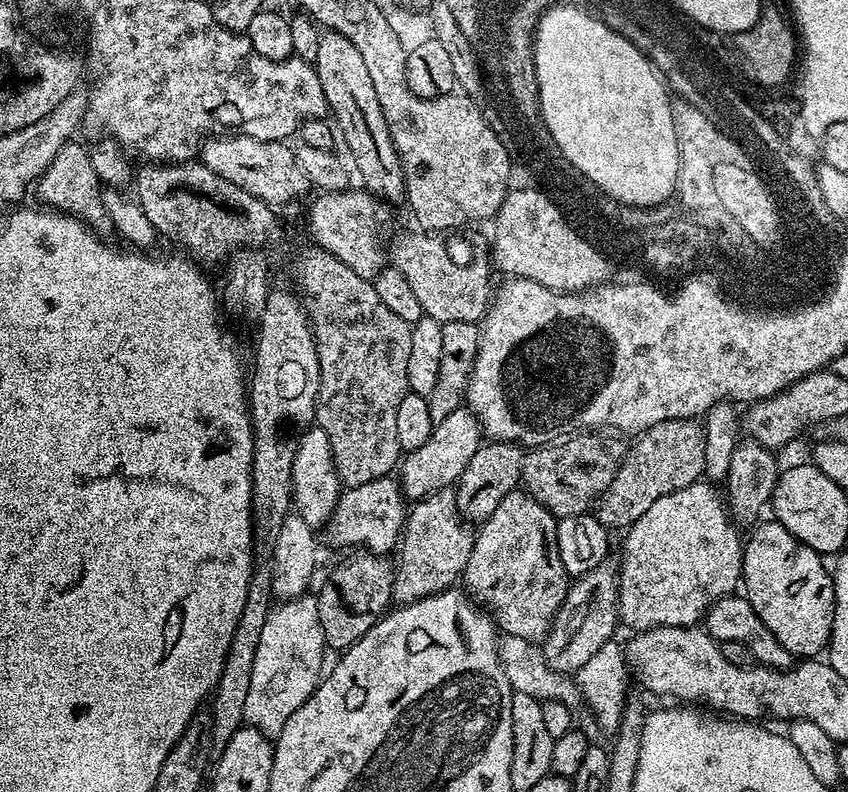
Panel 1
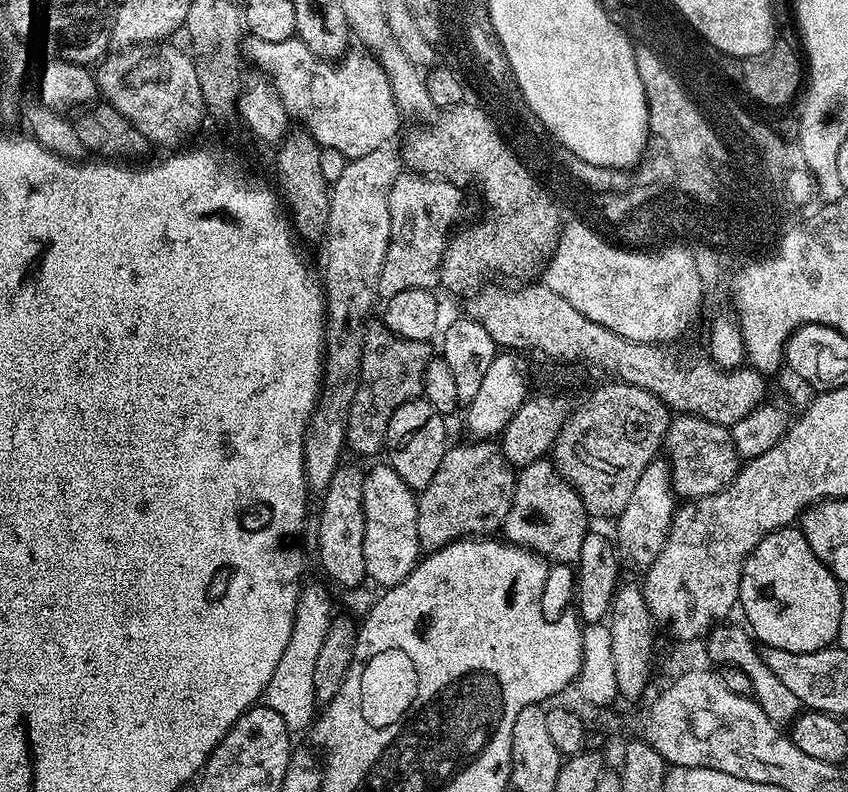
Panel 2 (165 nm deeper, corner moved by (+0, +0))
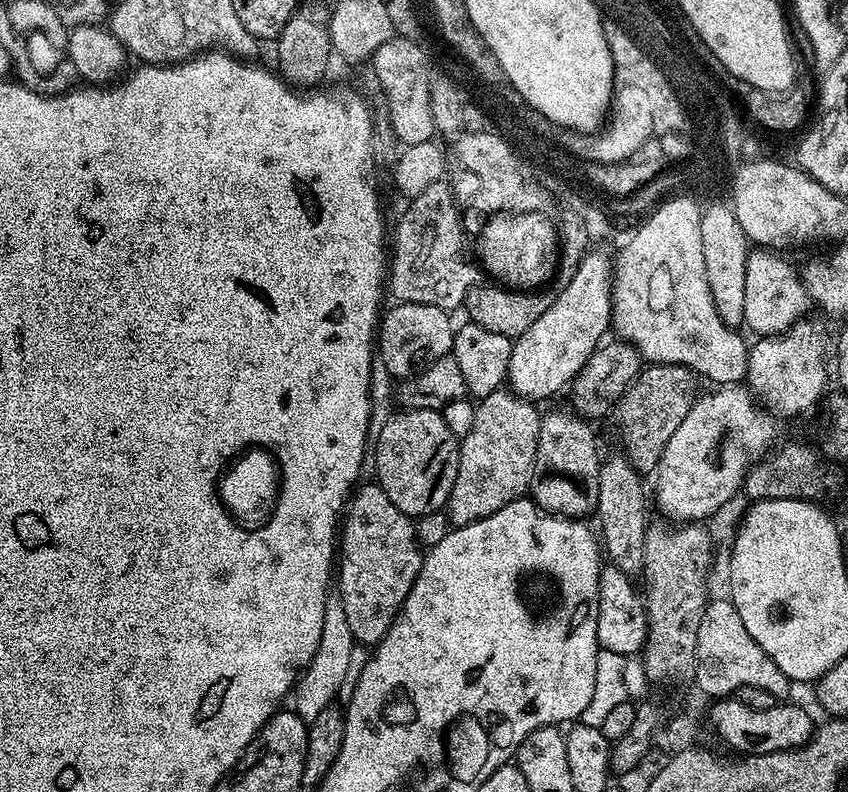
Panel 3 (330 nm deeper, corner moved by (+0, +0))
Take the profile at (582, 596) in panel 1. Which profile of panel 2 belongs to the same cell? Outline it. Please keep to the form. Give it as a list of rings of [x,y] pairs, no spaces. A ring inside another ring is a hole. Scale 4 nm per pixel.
[[[655,458],[650,461],[638,479],[638,484],[631,491],[630,502],[620,512],[616,524],[615,543],[618,552],[625,561],[628,560],[639,570],[646,570],[662,554],[662,546],[666,546],[668,533],[672,530],[672,517],[678,507],[678,497],[672,490],[672,471],[668,468],[667,459]]]

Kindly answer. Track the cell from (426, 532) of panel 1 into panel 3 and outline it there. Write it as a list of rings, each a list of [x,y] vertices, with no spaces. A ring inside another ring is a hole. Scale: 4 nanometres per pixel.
[[[507,387],[483,397],[476,404],[474,427],[460,440],[458,478],[446,505],[453,525],[473,524],[529,491],[534,479],[534,462],[540,437],[541,409]]]

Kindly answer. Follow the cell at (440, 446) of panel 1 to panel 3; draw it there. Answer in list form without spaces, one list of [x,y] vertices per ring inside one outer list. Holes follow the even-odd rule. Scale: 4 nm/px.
[[[589,251],[578,266],[578,274],[574,274],[570,286],[554,298],[550,310],[546,310],[546,314],[542,314],[530,330],[515,337],[507,383],[511,391],[525,400],[541,402],[563,388],[565,391],[605,339],[604,331],[609,331],[612,322],[611,277],[614,260],[604,252],[607,251]]]

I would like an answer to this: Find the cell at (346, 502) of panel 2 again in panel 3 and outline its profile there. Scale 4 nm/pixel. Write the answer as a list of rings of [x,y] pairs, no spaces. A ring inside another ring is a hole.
[[[375,482],[355,489],[338,536],[338,595],[355,643],[375,646],[390,630],[424,564],[413,517],[402,514]]]

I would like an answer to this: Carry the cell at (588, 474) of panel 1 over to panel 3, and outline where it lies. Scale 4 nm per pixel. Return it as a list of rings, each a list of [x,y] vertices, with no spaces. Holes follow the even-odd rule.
[[[654,364],[641,371],[617,404],[614,417],[624,434],[624,452],[638,472],[655,471],[662,450],[692,407],[693,397],[687,392],[691,380],[694,380],[692,369],[682,364]]]

